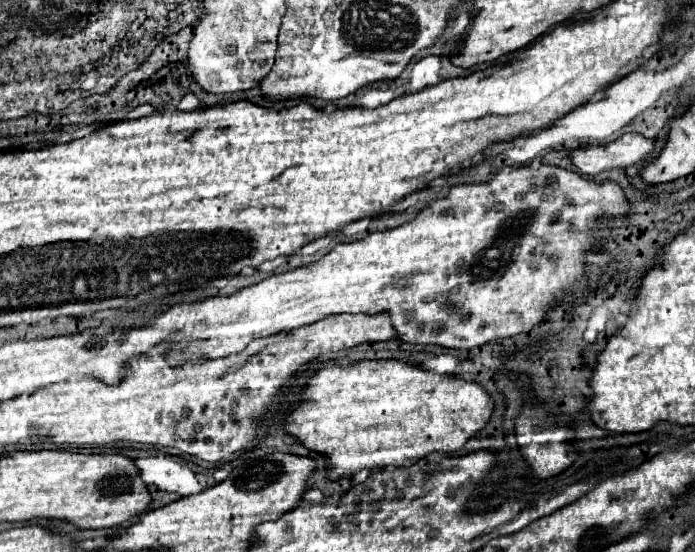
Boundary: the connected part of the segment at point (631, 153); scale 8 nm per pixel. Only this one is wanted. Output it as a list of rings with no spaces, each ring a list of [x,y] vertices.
[[[626,133],[606,145],[576,149],[570,153],[572,163],[584,175],[598,175],[602,171],[626,169],[644,161],[654,151],[654,139],[640,133]]]

